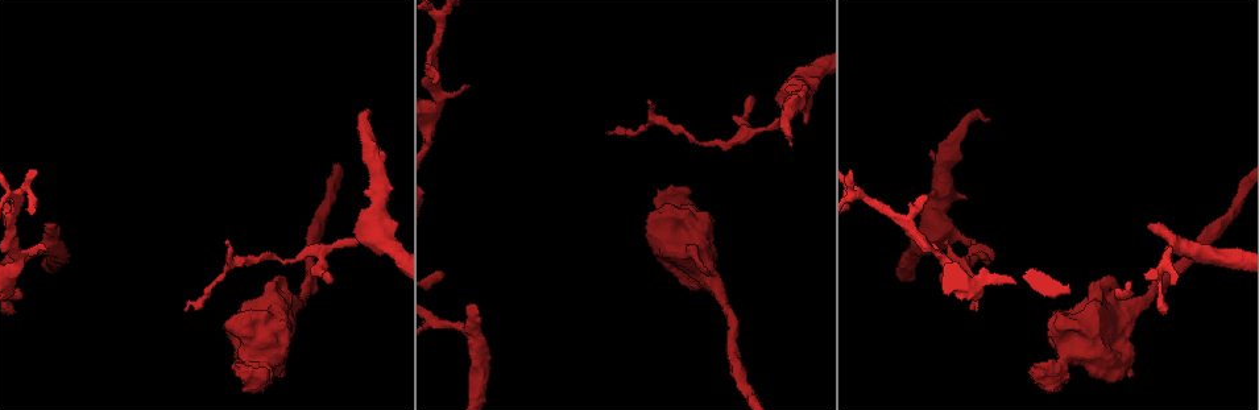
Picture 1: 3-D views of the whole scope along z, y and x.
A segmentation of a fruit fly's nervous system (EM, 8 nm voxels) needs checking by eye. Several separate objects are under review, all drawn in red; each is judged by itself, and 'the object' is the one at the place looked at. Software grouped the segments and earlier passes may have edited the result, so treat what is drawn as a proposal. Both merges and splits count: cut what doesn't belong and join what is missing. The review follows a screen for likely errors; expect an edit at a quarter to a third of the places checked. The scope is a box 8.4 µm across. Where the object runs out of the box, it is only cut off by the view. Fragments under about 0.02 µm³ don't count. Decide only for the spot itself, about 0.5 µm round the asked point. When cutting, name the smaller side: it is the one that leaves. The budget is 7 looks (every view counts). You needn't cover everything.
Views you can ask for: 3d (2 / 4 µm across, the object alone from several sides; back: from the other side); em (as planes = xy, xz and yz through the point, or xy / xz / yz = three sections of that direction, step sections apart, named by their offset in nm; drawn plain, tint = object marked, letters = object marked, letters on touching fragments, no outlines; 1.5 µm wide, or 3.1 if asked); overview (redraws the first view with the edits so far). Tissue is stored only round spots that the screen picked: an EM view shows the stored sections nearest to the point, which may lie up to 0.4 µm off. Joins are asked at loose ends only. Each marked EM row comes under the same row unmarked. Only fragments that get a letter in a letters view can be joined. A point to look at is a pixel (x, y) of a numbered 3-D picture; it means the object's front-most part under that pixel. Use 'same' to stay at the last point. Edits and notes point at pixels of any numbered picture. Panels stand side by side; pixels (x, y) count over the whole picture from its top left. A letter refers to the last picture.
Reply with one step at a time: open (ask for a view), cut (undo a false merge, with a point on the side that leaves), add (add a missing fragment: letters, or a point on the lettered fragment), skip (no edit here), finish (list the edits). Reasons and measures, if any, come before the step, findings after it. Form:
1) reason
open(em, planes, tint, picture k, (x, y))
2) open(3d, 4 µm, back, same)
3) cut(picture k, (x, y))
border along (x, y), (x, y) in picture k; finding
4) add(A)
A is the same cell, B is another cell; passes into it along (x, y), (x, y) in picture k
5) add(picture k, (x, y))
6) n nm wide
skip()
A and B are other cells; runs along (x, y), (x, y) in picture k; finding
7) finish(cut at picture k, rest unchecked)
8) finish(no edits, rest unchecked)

an open end
open(em, planes, letters, picture 1, (990, 120))

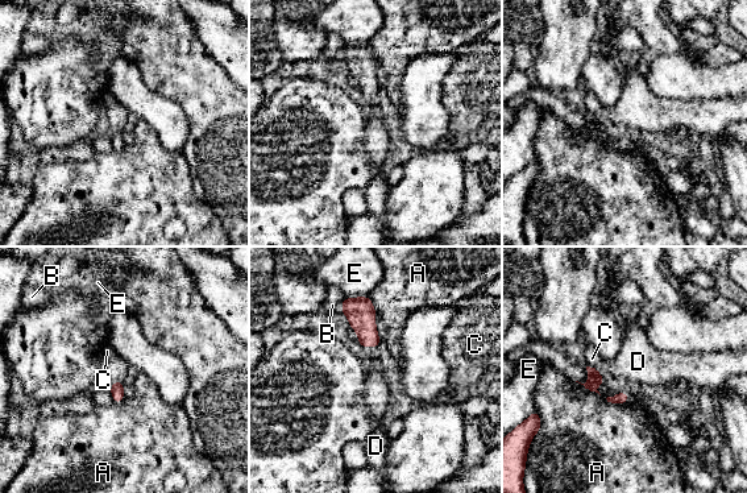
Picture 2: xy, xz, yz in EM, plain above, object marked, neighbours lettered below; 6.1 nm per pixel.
A touches over 180 nm
add(D)
D is the same cell, A, B, C and E are other cells; the cell continues

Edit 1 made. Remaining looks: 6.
open(overview)

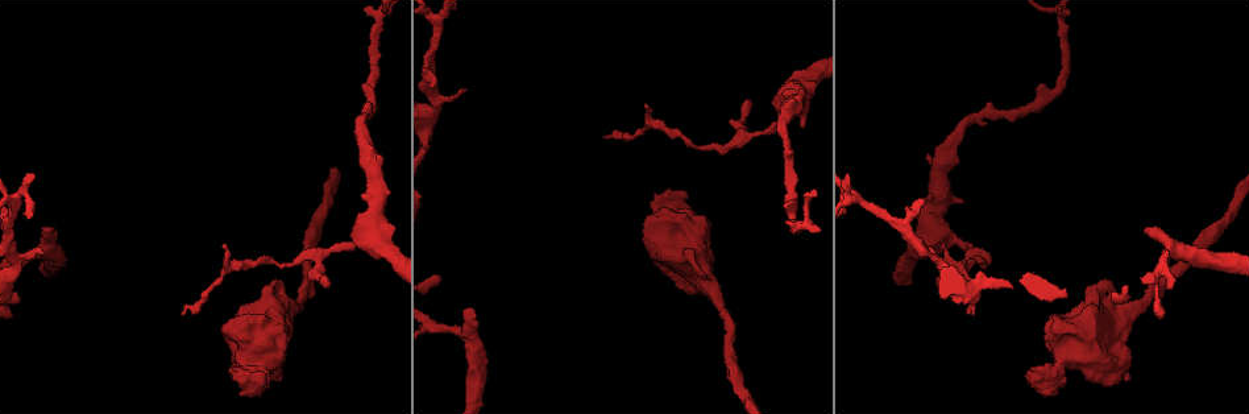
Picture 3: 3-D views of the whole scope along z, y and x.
branch stops here
open(em, xy, step 8, tint, picture 3, (53, 227))

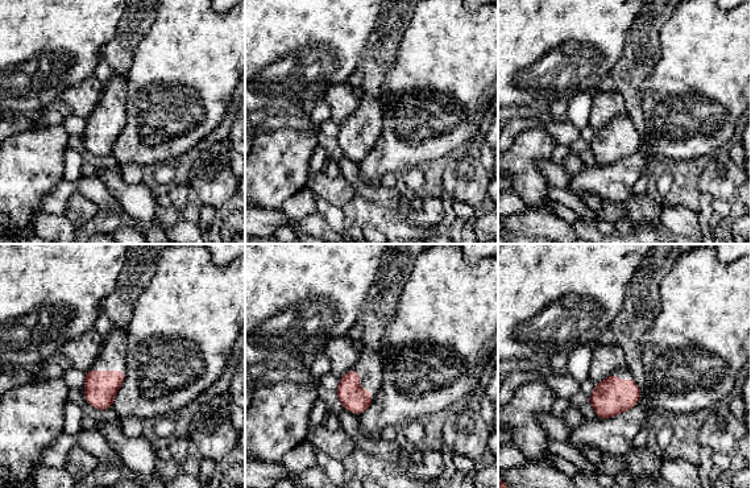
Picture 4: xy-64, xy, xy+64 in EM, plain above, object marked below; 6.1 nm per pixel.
open(em, planes, letters, same)

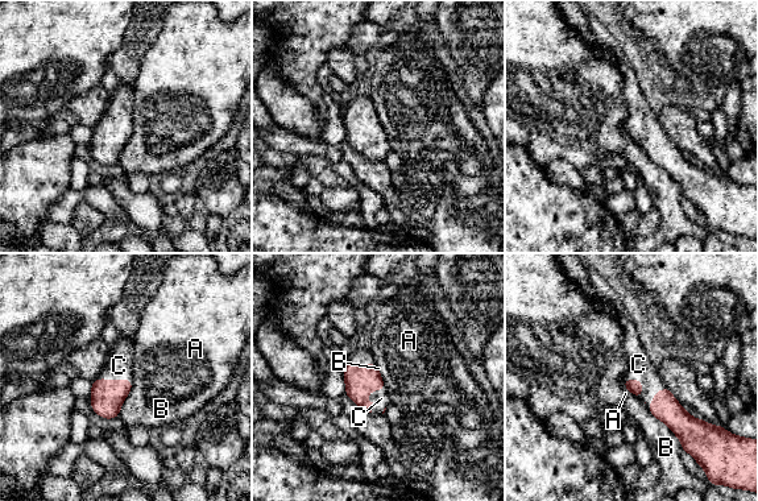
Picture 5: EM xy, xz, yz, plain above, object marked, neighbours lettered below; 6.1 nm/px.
B touches over 340 nm
add(C)
C is the same cell, A and B are other cells; the cell continues

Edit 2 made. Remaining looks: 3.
finish(add at picture 2, add at picture 5, rest unchecked)

